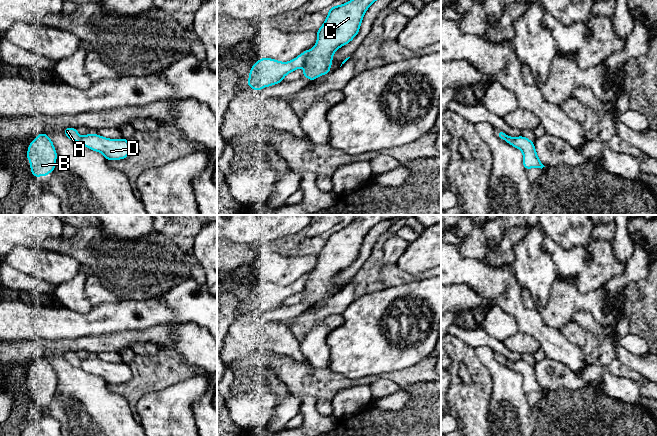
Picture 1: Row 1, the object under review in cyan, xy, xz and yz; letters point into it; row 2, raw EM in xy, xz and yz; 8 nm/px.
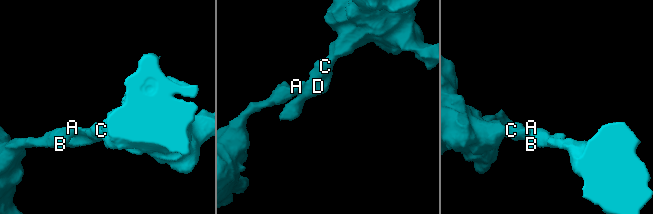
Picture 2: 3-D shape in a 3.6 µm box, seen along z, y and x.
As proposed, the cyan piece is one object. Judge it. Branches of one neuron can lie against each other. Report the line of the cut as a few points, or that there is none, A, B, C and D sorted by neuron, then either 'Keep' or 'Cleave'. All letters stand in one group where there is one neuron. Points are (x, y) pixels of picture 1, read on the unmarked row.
Split along xz (310, 274), (303, 289). Groups: A B / C D. Cleave

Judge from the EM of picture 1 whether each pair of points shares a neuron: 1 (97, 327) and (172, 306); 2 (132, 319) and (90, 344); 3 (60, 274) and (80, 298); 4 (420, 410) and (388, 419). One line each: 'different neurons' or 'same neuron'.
1: same neuron
2: different neurons
3: different neurons
4: same neuron

